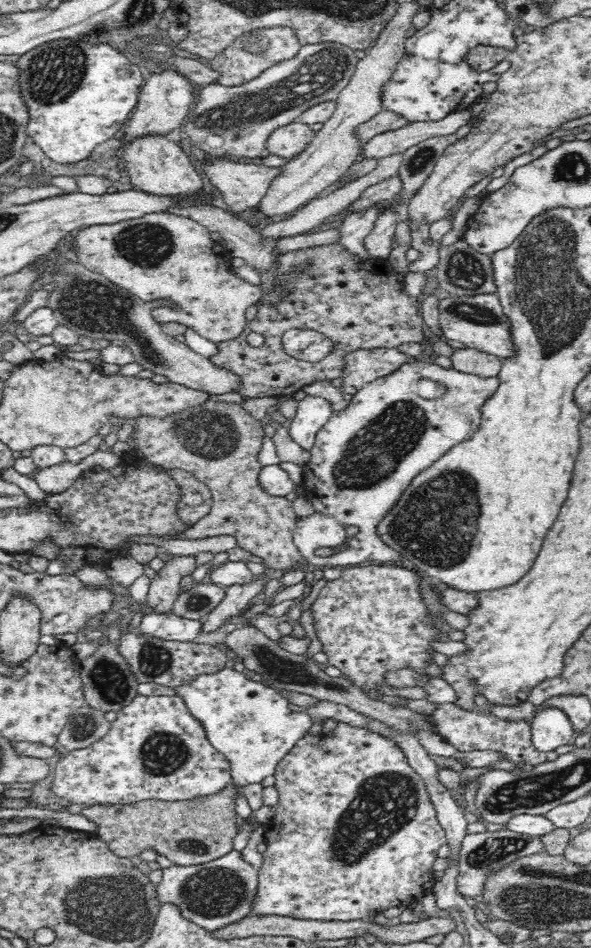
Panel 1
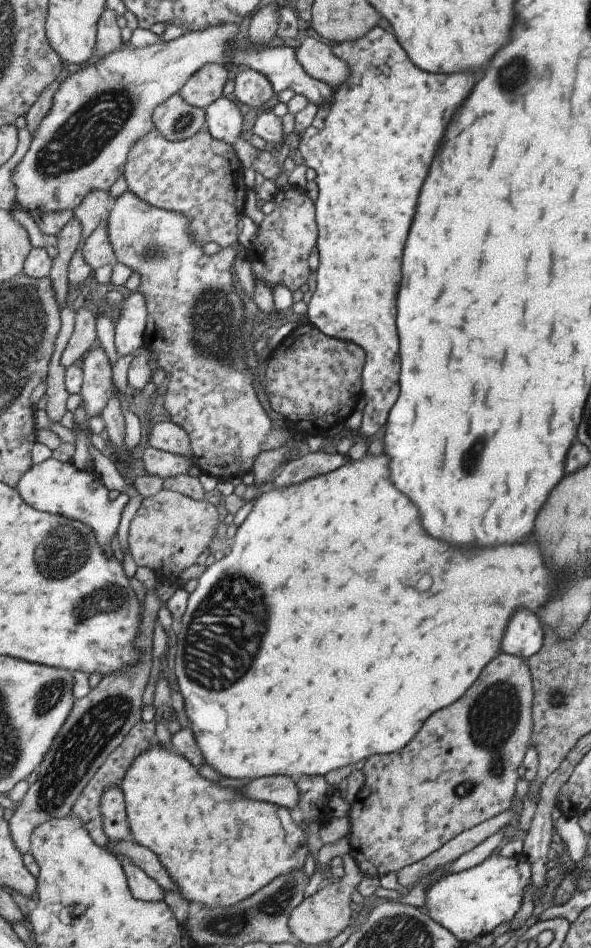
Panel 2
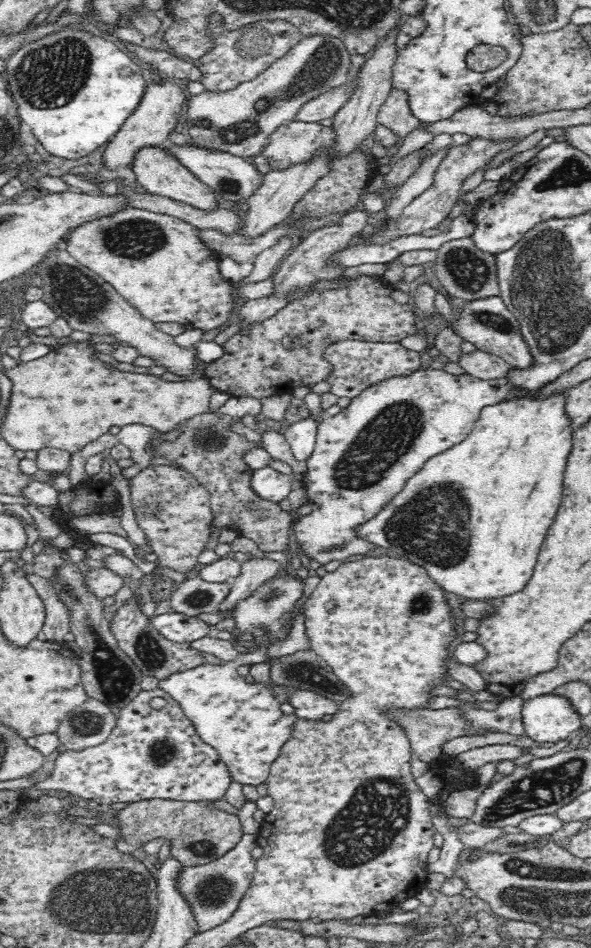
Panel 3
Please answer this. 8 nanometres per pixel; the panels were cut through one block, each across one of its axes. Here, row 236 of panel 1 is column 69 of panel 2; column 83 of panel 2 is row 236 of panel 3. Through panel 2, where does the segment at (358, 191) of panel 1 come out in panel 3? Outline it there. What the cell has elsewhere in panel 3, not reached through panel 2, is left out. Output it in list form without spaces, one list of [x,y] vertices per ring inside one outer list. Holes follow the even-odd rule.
[[[298,224],[290,226],[270,227],[264,234],[246,237],[242,234],[224,234],[219,230],[198,228],[202,241],[208,248],[218,254],[228,256],[238,263],[252,262],[257,254],[267,248],[272,248],[290,230],[296,230]]]

